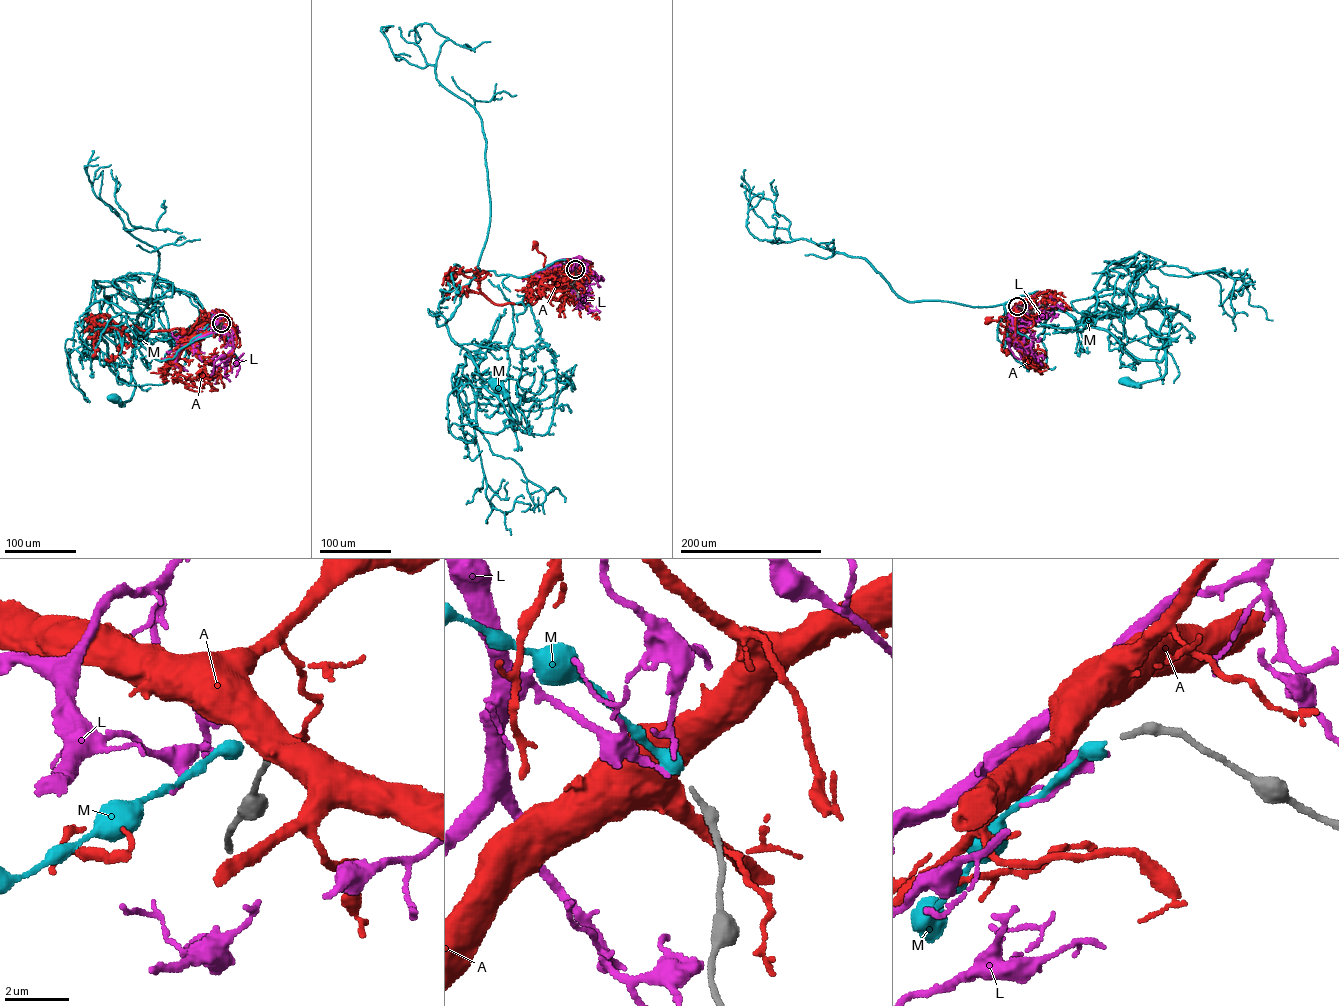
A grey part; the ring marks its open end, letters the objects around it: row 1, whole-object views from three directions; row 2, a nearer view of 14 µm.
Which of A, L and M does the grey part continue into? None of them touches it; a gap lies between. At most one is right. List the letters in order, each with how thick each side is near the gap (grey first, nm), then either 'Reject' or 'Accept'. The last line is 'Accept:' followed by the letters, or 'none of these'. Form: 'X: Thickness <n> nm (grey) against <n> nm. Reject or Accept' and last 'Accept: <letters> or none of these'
A: Thickness 190 nm (grey) against 700 nm. Reject
L: Thickness 190 nm (grey) against 150 nm. Reject
M: Thickness 190 nm (grey) against 440 nm. Accept
Accept: M

